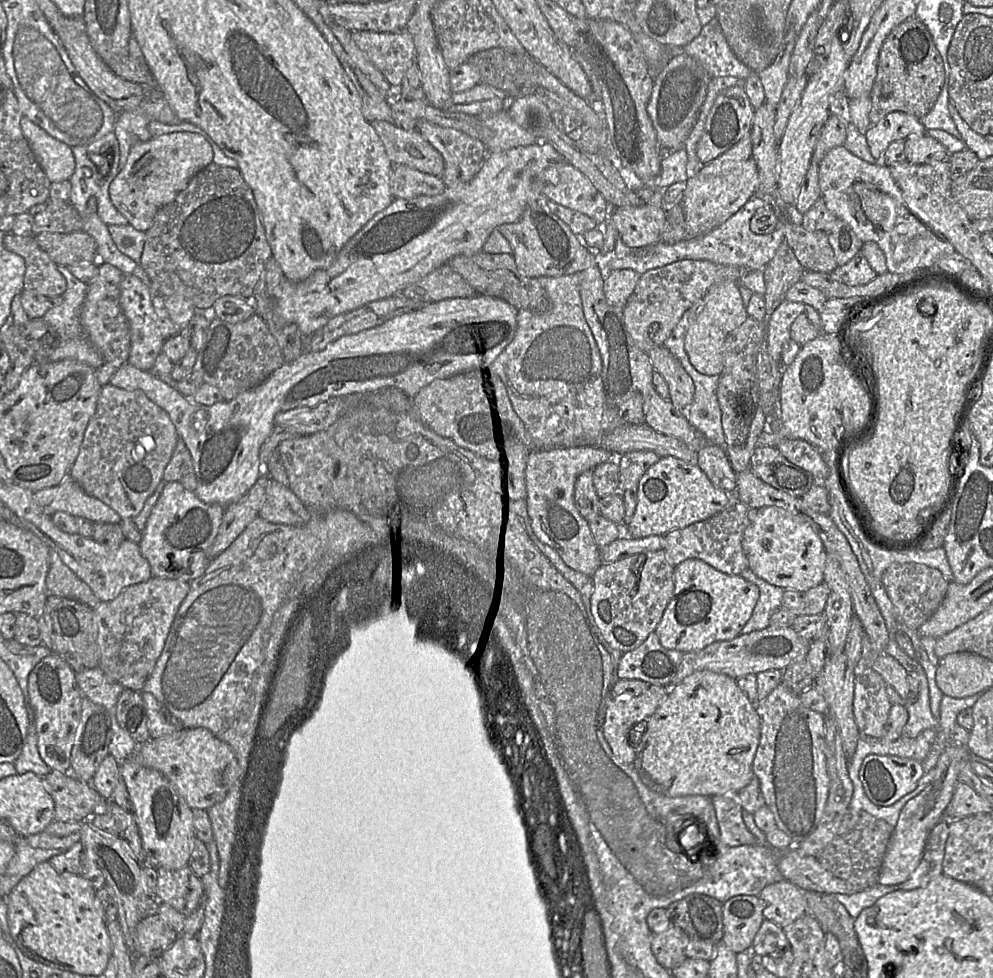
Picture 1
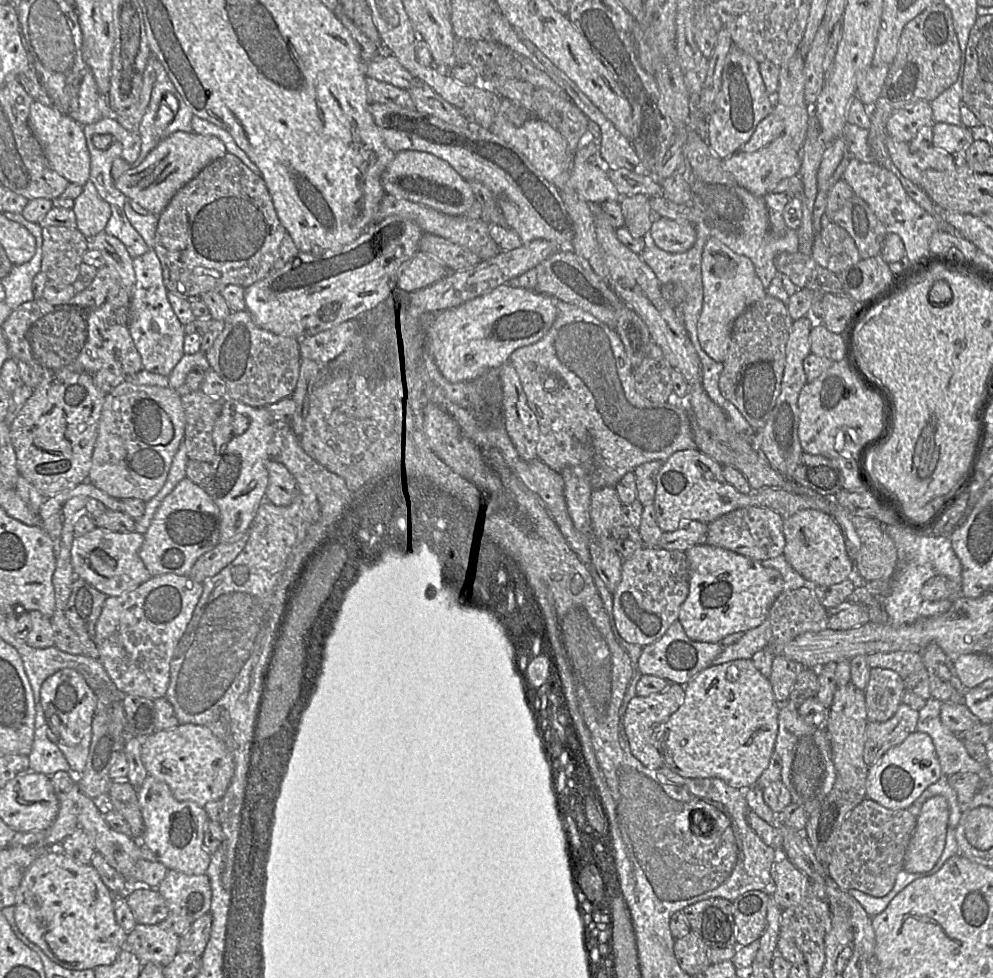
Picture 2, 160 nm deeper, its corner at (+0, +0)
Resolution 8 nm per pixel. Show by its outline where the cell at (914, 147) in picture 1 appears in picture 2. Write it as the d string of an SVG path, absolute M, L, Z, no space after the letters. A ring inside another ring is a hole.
M943 122L933 124L932 146L951 155L961 156L974 141L971 129L963 125L951 125Z

